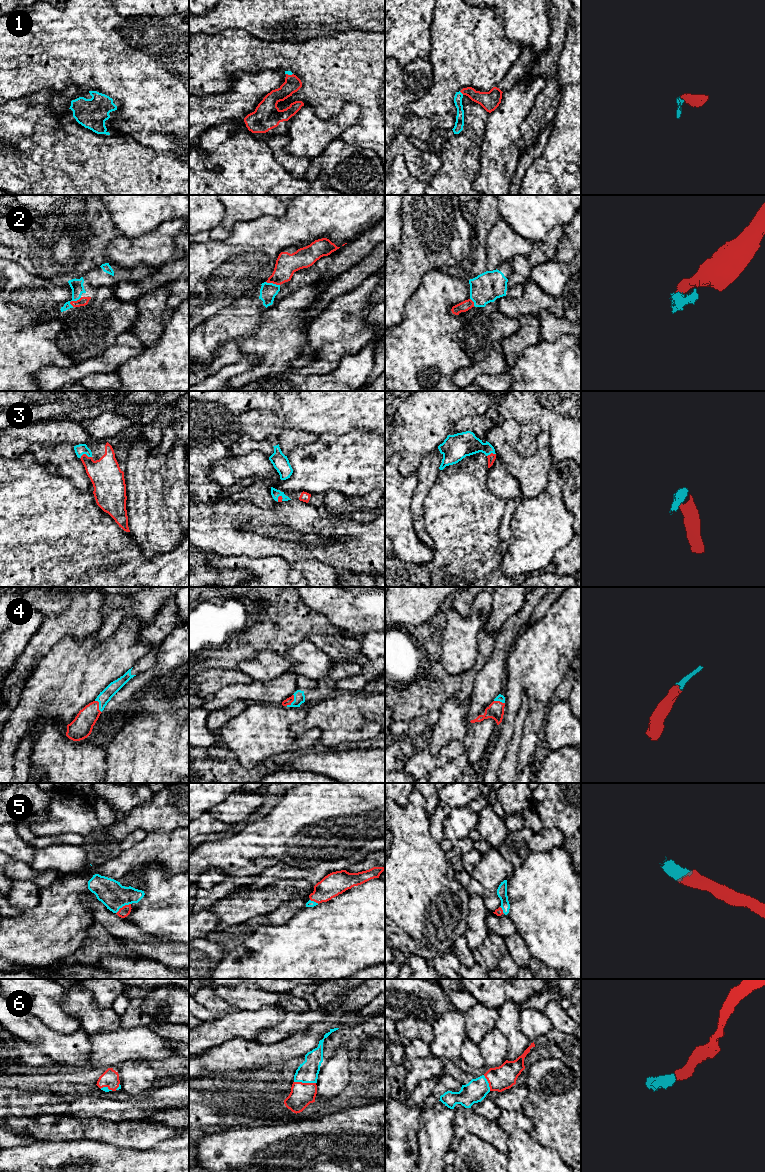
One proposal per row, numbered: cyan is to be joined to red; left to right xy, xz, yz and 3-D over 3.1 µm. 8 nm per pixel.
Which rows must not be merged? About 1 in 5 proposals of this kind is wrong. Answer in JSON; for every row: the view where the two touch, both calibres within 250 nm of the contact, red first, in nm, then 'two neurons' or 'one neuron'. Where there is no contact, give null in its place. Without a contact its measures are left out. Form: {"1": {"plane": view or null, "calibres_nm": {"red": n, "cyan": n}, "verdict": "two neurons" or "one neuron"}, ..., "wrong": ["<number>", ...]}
{"1": {"plane": "yz", "calibres_nm": {"red": 150, "cyan": 70}, "verdict": "one neuron"}, "2": {"plane": "xy", "calibres_nm": {"red": 70, "cyan": 100}, "verdict": "one neuron"}, "3": {"plane": "xy", "calibres_nm": {"red": 260, "cyan": 90}, "verdict": "one neuron"}, "4": {"plane": "xz", "calibres_nm": {"red": 60, "cyan": 90}, "verdict": "one neuron"}, "5": {"plane": "xy", "calibres_nm": {"red": 90, "cyan": 220}, "verdict": "one neuron"}, "6": {"plane": "xz", "calibres_nm": {"red": 190, "cyan": 170}, "verdict": "one neuron"}, "wrong": []}

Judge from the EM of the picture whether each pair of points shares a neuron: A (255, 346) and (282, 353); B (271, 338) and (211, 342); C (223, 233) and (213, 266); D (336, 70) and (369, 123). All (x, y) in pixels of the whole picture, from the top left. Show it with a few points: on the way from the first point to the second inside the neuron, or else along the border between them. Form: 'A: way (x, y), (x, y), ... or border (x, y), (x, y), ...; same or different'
A: way (262, 346), (275, 346); same
B: border (256, 325), (251, 332), (238, 335), (235, 338); different
C: border (231, 229), (231, 234), (224, 239), (210, 239); different
D: way (349, 82), (370, 103), (370, 110); same

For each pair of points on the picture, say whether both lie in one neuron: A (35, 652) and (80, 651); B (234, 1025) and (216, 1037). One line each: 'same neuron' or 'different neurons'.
A: different neurons
B: same neuron

